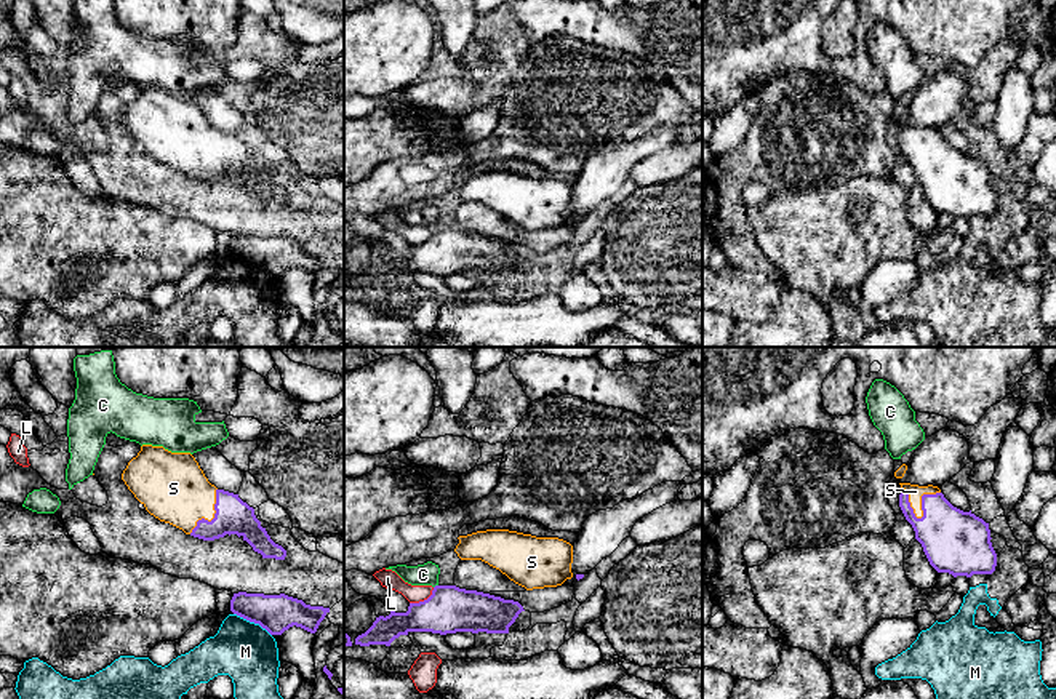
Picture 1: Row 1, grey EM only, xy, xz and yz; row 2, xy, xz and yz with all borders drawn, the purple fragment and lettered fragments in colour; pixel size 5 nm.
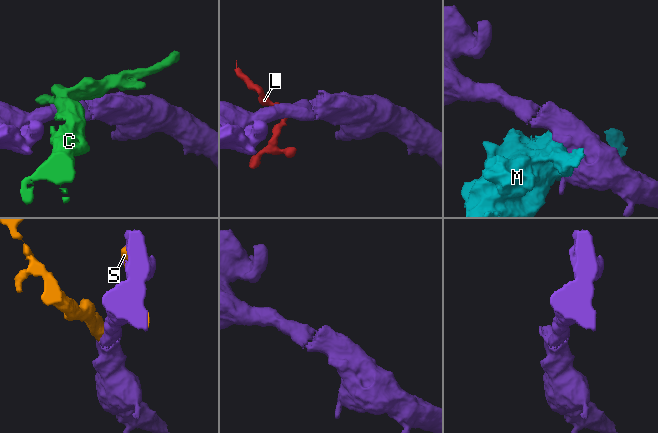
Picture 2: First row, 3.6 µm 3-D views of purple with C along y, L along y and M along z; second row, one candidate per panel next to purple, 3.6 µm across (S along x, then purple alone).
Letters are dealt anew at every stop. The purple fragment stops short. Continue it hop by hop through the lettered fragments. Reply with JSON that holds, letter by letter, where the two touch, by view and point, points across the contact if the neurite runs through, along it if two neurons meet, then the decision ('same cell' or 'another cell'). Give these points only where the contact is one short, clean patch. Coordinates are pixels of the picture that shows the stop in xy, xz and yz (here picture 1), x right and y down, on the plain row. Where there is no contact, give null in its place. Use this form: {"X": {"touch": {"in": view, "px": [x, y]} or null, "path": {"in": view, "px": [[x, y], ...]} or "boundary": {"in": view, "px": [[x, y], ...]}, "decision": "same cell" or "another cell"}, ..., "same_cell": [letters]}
{"C": {"touch": {"in": "xz", "px": [436, 227]}, "boundary": {"in": "xz", "px": [[437, 226], [434, 229]]}, "decision": "another cell"}, "L": {"touch": {"in": "xz", "px": [424, 242]}, "decision": "another cell"}, "M": {"touch": {"in": "xy", "px": [253, 263]}, "decision": "another cell"}, "S": {"touch": {"in": "yz", "px": [924, 155]}, "decision": "same cell"}, "same_cell": ["S"]}

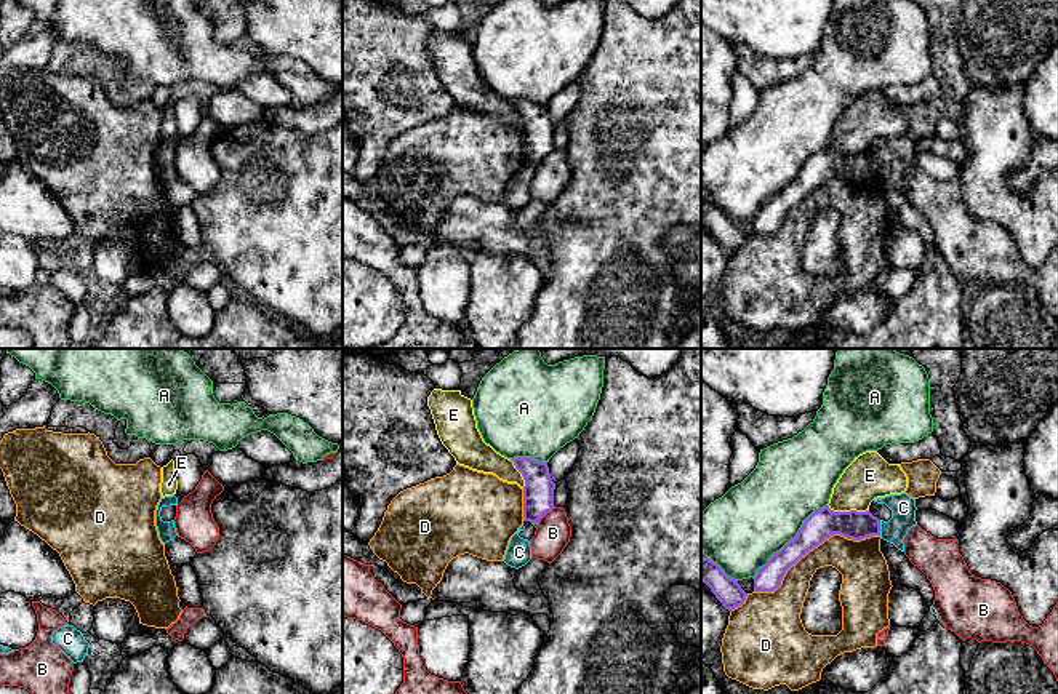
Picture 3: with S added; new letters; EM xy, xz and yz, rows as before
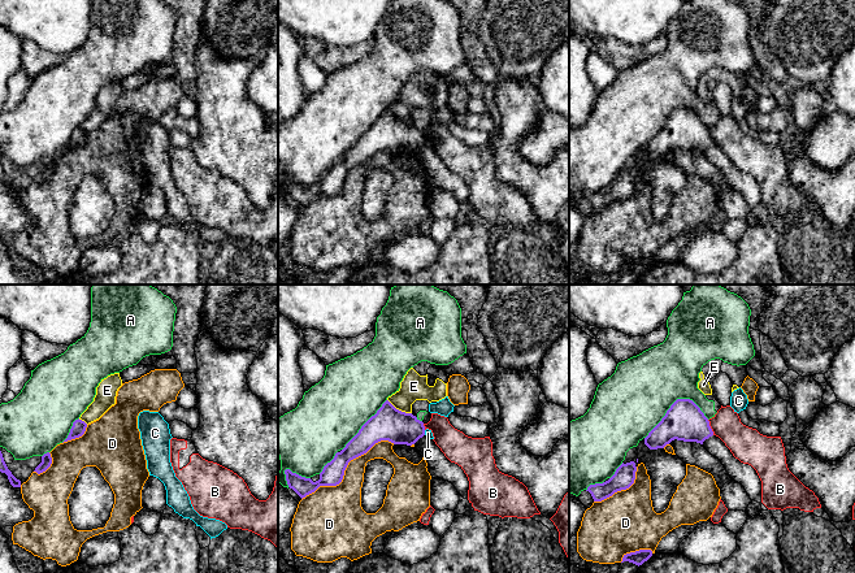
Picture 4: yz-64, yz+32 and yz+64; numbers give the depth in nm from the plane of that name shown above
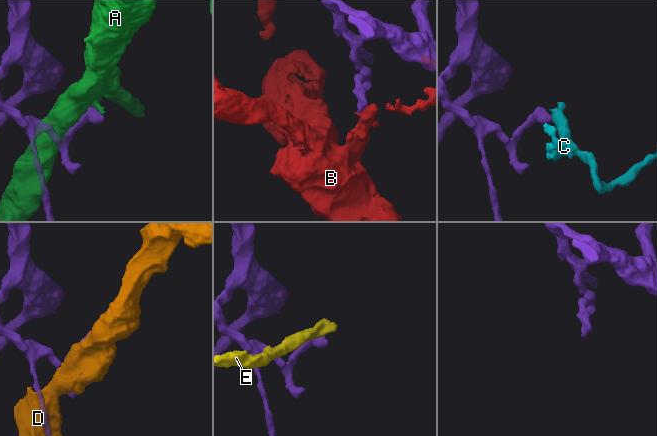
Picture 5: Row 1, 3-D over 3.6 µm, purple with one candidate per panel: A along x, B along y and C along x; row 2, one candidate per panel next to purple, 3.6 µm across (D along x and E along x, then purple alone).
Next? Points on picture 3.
{"A": {"touch": {"in": "yz", "px": [791, 181]}, "decision": "another cell"}, "B": {"touch": {"in": "xz", "px": [545, 155]}, "decision": "another cell"}, "C": {"touch": {"in": "yz", "px": [879, 170]}, "path": {"in": "yz", "px": [[853, 167], [879, 170], [887, 170], [903, 149]]}, "decision": "same cell"}, "D": {"touch": {"in": "yz", "px": [813, 189]}, "decision": "another cell"}, "E": {"touch": {"in": "yz", "px": [847, 154]}, "decision": "another cell"}, "same_cell": ["C"]}

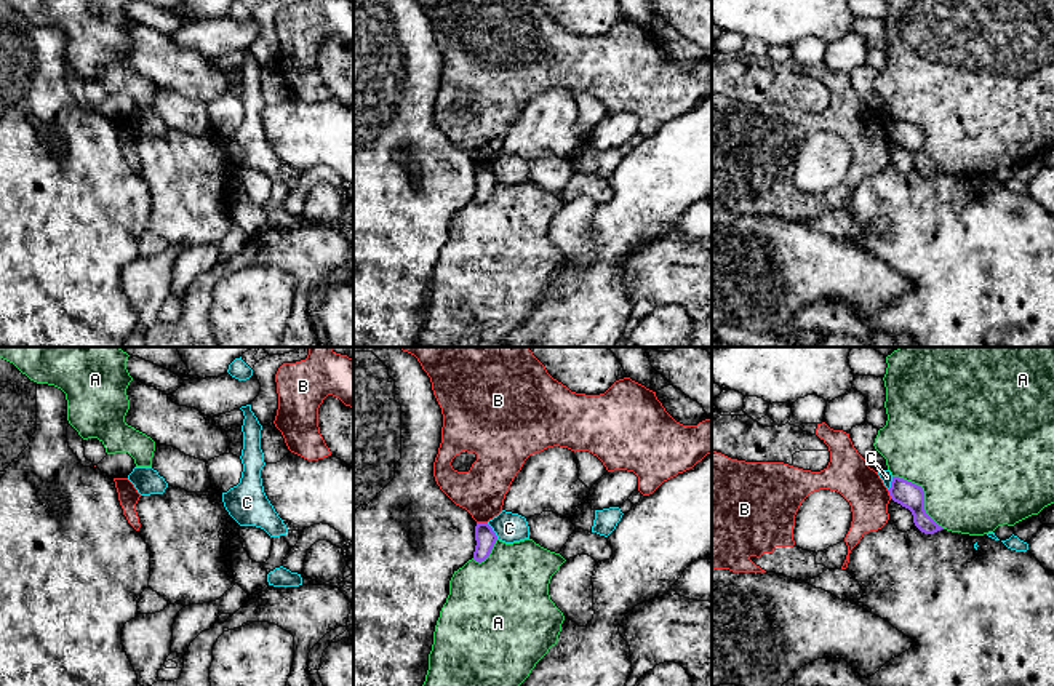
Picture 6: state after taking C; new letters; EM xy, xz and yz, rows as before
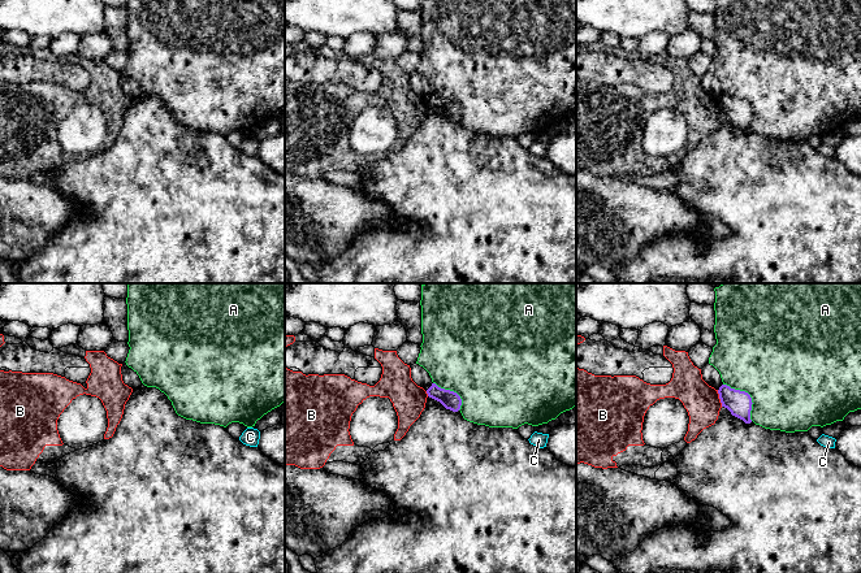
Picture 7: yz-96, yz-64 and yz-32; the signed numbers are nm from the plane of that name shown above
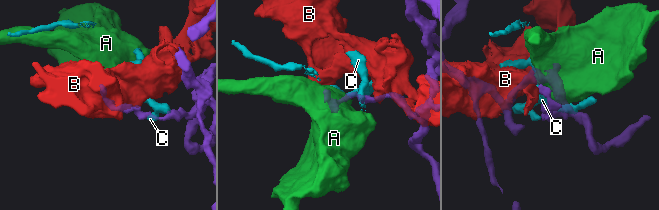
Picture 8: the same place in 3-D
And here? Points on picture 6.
{"A": {"touch": {"in": "yz", "px": [923, 136]}, "boundary": {"in": "yz", "px": [[893, 117], [910, 122], [922, 130], [923, 151], [944, 170]]}, "decision": "another cell"}, "B": {"touch": {"in": "xz", "px": [482, 165]}, "boundary": {"in": "xz", "px": [[477, 163], [487, 165]]}, "decision": "another cell"}, "C": {"touch": {"in": "xz", "px": [493, 173]}, "decision": "another cell"}, "same_cell": []}

